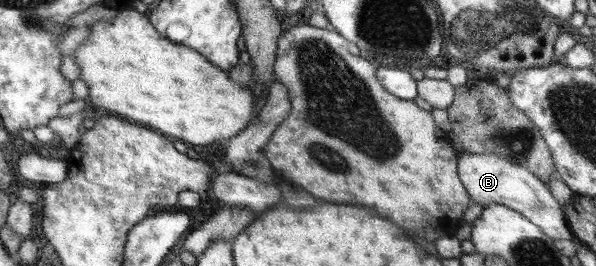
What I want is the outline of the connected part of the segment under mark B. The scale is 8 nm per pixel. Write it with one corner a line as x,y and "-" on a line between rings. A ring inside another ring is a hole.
487,152
487,154
461,154
459,158
459,178
468,189
474,203
486,207
491,203
508,205
528,217
553,240
573,240
573,231
569,228
561,205
551,193
547,183
539,180
529,168
509,162
507,158

